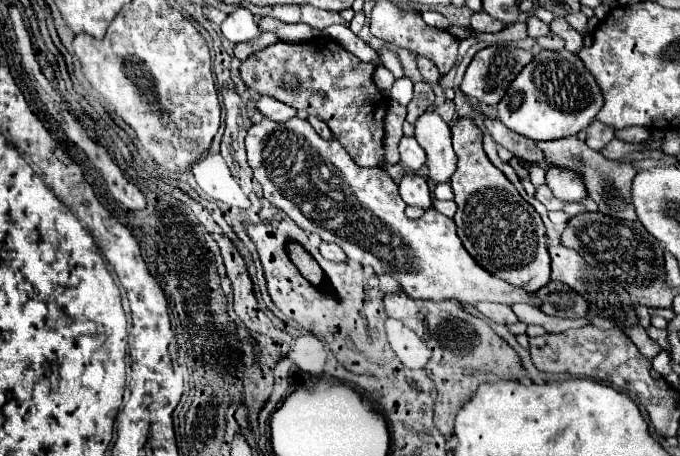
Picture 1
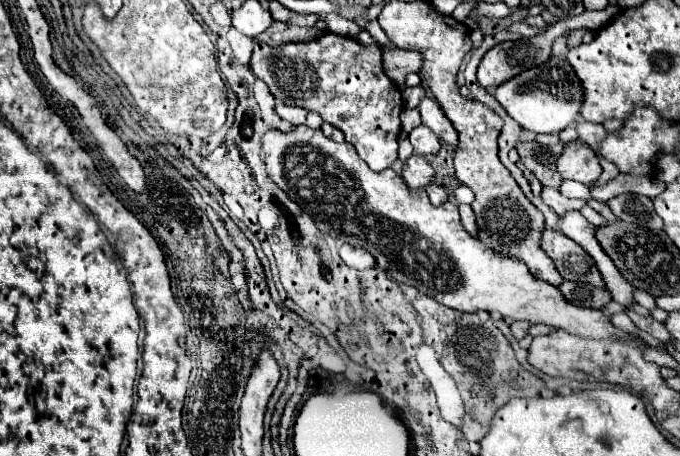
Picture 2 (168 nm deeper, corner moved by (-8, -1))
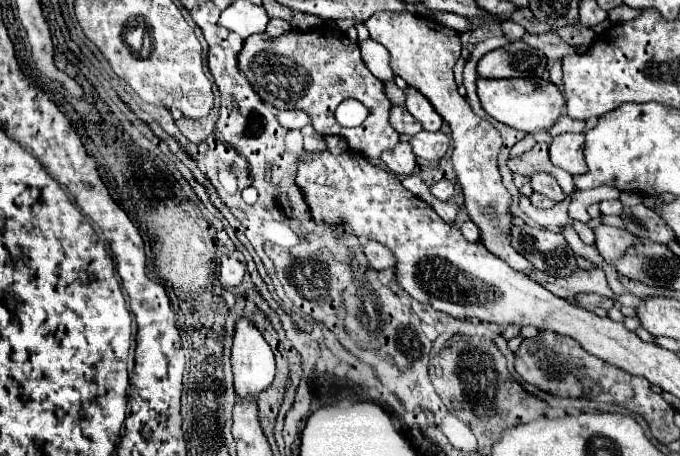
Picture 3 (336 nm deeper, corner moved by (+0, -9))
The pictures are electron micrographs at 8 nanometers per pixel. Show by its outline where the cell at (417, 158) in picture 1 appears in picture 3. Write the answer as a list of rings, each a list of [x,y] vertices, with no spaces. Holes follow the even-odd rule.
[[[421,131],[417,135],[413,135],[409,139],[409,145],[413,147],[413,153],[415,157],[419,159],[441,159],[447,149],[449,149],[449,137],[443,135],[441,131],[437,133],[429,133],[429,131]]]

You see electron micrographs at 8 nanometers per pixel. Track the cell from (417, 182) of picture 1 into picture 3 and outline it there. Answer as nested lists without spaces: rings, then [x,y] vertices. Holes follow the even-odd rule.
[[[397,143],[391,151],[385,151],[381,159],[397,177],[407,177],[415,173],[417,163],[415,163],[415,155],[409,143]]]

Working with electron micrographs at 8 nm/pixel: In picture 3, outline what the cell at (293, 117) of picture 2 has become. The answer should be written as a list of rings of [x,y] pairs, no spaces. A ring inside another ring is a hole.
[[[279,111],[277,121],[287,129],[301,129],[309,123],[309,117],[305,111]]]

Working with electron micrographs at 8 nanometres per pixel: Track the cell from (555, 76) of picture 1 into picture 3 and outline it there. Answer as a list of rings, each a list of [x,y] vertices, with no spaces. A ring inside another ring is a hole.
[[[541,77],[477,79],[477,95],[481,99],[483,109],[493,119],[497,119],[517,131],[523,131],[523,133],[549,131],[553,127],[553,123],[561,117],[561,111],[565,105],[563,91],[549,79],[541,79]]]

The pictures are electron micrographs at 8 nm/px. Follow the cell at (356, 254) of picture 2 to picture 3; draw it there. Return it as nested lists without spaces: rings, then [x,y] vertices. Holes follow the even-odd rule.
[[[365,241],[363,247],[365,251],[365,257],[369,259],[369,265],[375,269],[375,271],[381,271],[381,269],[389,269],[395,265],[395,257],[389,249],[385,249],[381,243],[375,243],[375,241]]]

